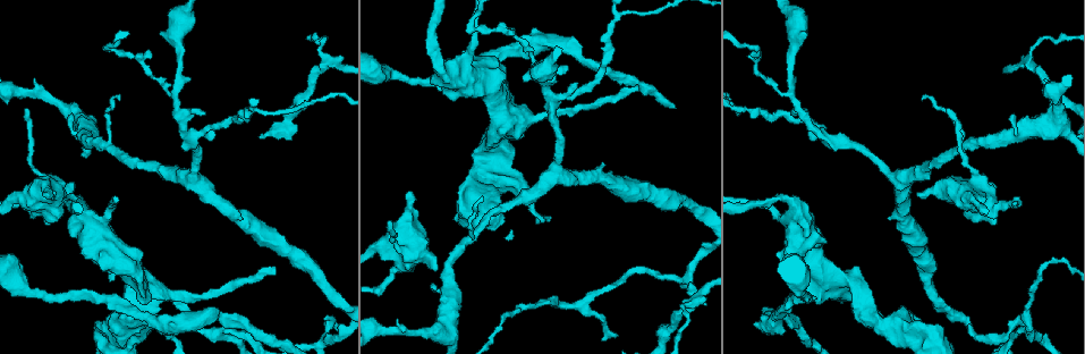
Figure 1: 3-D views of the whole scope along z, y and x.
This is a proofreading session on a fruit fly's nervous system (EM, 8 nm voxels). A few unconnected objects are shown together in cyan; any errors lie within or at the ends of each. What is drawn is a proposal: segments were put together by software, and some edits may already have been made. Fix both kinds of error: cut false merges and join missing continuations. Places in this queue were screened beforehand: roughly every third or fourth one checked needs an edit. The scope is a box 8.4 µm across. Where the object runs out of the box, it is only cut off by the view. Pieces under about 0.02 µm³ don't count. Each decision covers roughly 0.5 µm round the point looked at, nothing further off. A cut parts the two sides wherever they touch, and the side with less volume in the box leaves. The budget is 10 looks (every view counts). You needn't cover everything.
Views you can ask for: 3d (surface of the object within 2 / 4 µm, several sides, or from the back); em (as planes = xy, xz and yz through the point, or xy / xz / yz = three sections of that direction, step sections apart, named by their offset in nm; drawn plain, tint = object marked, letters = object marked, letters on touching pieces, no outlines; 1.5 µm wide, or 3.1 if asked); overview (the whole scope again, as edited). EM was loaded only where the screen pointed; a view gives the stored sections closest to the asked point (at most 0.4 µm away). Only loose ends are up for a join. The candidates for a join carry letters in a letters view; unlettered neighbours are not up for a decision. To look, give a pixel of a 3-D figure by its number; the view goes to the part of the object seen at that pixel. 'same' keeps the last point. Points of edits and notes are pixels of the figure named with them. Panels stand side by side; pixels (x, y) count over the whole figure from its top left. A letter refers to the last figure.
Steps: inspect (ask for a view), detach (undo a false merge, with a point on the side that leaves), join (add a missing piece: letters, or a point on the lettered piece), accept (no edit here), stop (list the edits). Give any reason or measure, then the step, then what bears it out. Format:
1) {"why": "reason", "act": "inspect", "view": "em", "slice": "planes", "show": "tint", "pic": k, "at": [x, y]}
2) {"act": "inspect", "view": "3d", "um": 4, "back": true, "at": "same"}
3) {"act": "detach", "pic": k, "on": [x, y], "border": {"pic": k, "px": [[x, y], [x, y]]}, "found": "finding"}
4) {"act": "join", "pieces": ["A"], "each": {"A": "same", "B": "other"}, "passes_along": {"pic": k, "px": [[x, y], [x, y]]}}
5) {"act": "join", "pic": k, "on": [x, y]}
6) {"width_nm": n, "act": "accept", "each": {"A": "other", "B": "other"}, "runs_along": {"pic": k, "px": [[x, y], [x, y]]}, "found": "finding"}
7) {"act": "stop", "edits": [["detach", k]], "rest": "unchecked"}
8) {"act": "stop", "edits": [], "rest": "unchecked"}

{"why": "branch stops here", "act": "inspect", "view": "em", "slice": "planes", "show": "letters", "pic": 1, "at": [434, 287]}

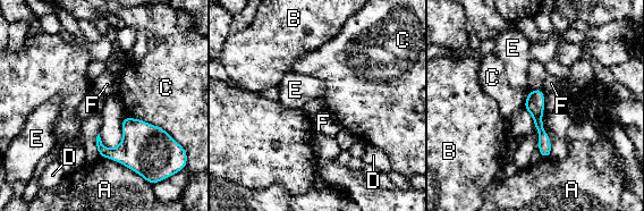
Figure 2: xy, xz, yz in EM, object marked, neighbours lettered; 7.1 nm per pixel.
{"act": "accept", "each": {"A": "other", "B": "other", "C": "other", "D": "other", "E": "other", "F": "other"}, "runs_along": {"pic": 2, "px": [[537, 92], [537, 124], [545, 154]]}, "found": "none of them fits"}

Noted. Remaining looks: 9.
{"act": "inspect", "view": "3d", "um": 2, "pic": 1, "at": [45, 195]}

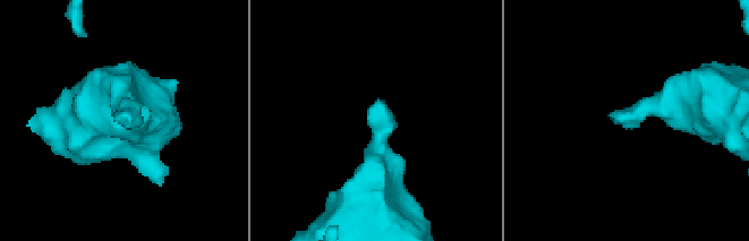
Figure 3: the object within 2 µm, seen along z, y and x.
{"why": "shape alone is not enough", "act": "inspect", "view": "em", "slice": "planes", "show": "letters", "pic": 3, "at": [612, 115]}

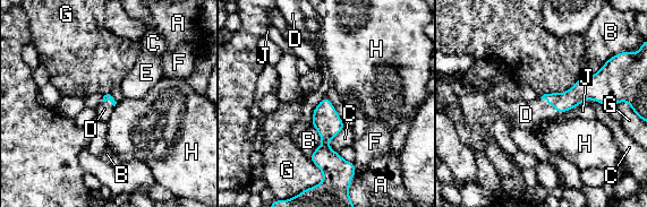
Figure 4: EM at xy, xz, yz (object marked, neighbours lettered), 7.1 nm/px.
{"act": "join", "pieces": ["D"], "each": {"A": "other", "B": "other", "C": "other", "D": "same", "E": "other", "F": "other", "G": "other", "H": "other", "J": "other"}, "passes_along": {"pic": 4, "px": [[581, 89], [551, 105], [526, 114]]}, "found": "the cell continues"}

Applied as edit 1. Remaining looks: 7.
{"why": "branch point", "act": "inspect", "view": "em", "um": 3.1, "slice": "planes", "show": "tint", "pic": 1, "at": [584, 300]}

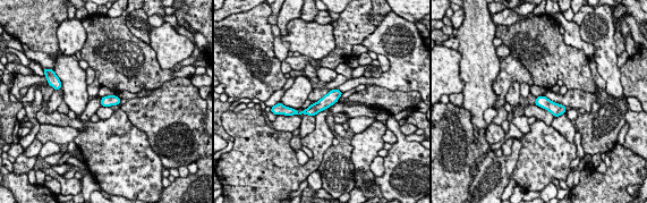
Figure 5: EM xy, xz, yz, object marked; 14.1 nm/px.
{"act": "inspect", "view": "em", "um": 3.1, "slice": "planes", "show": "letters", "at": "same"}

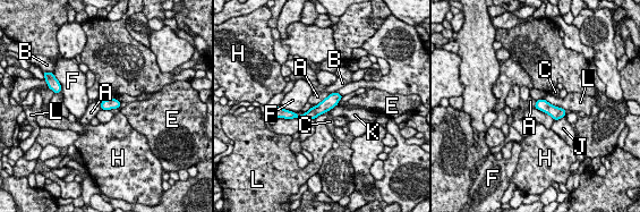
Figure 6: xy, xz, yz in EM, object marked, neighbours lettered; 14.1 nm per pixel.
{"width_nm": 160, "act": "accept", "each": {"A": "other", "B": "other", "C": "other", "E": "other", "F": "other", "H": "other", "J": "other", "K": "other", "L": "other"}, "border": {"pic": 6, "px": [[331, 93], [316, 106]]}, "found": "one cell here"}

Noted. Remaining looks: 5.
{"act": "stop", "edits": [["join", 4]], "rest": "unchecked"}

